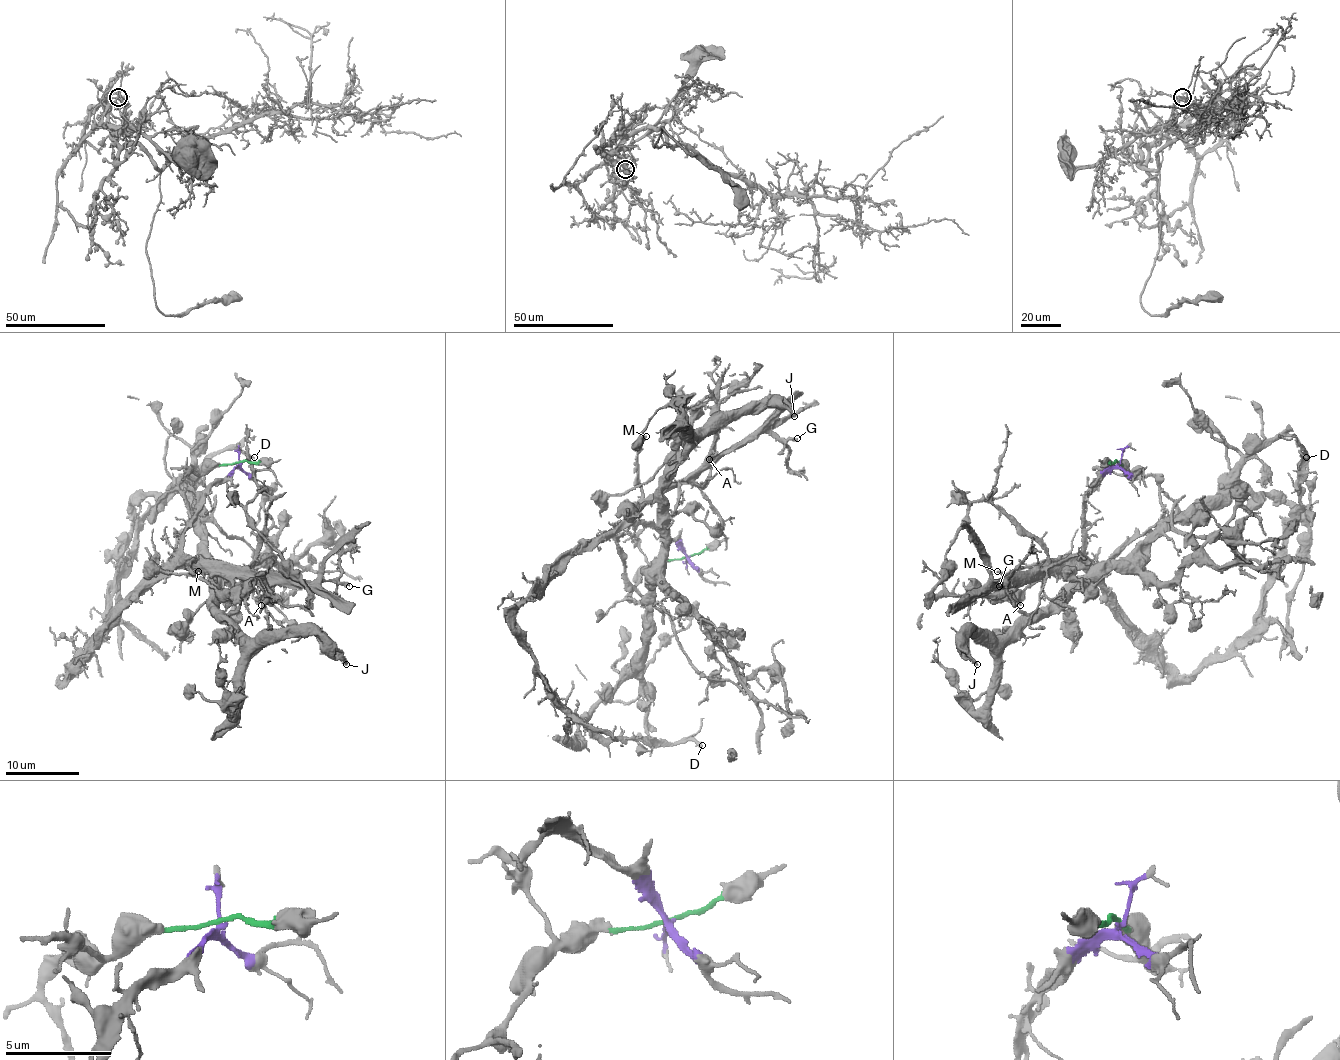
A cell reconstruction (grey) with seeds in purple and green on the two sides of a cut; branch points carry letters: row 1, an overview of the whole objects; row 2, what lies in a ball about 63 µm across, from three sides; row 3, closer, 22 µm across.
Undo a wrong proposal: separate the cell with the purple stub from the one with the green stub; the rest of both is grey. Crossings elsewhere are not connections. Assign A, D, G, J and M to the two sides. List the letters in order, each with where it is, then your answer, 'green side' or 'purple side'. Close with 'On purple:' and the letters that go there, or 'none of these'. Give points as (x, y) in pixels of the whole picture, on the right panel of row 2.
A: (1020, 605) | purple side
D: (1306, 457) | purple side
G: (999, 586) | purple side
J: (977, 664) | green side
M: (997, 571) | purple side
On purple: A, D, G, M

